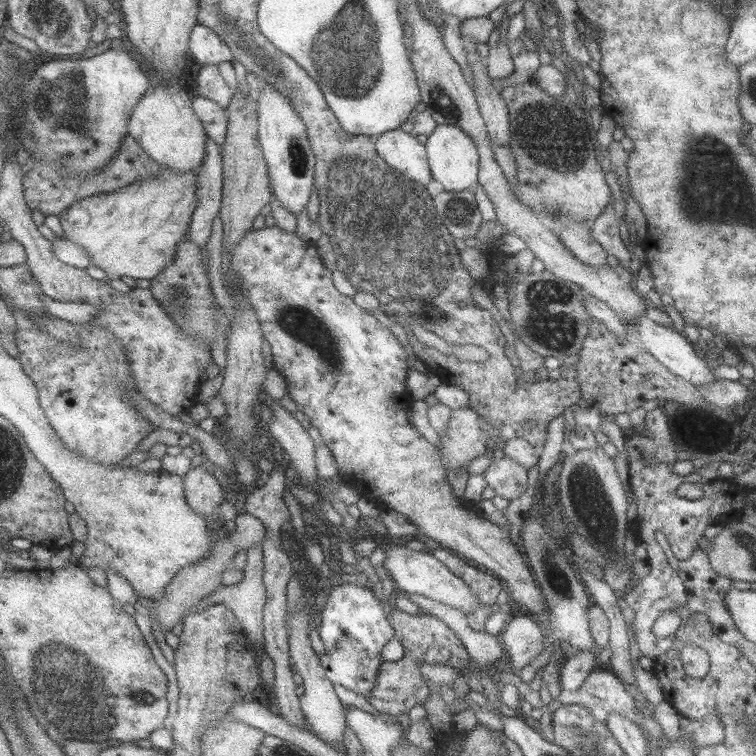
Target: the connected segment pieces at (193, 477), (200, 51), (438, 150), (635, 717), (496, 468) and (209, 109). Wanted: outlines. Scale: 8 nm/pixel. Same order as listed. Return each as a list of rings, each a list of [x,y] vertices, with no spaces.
[[[202,466],[190,469],[184,476],[187,503],[199,514],[210,519],[211,514],[225,501],[225,490]]]
[[[197,24],[191,37],[191,56],[200,64],[218,65],[234,60],[231,47],[211,27]]]
[[[438,124],[425,141],[433,180],[442,184],[447,192],[461,192],[477,184],[478,154],[473,141],[457,126]]]
[[[596,666],[593,670],[589,671],[589,674],[585,677],[585,680],[581,683],[581,686],[574,691],[560,691],[560,696],[557,701],[561,705],[581,705],[589,710],[600,707],[607,714],[617,713],[627,717],[630,721],[633,721],[639,728],[643,727],[646,733],[650,736],[651,740],[655,741],[658,745],[662,745],[665,741],[664,736],[653,718],[645,718],[634,699],[632,698],[628,687],[625,686],[613,673],[607,668]]]
[[[506,455],[491,459],[491,464],[481,474],[495,496],[505,498],[514,504],[527,489],[526,469]]]
[[[204,96],[195,97],[195,112],[202,119],[210,138],[217,144],[225,144],[230,118],[224,106]]]

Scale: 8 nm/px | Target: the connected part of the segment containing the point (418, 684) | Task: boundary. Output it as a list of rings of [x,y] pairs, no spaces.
[[[399,609],[390,611],[390,625],[404,648],[403,656],[395,662],[383,662],[374,690],[366,699],[375,710],[397,716],[408,713],[413,705],[423,705],[429,699],[429,689],[423,681],[420,666],[424,662],[441,662],[463,673],[471,674],[474,663],[470,660],[461,639],[442,619],[428,613],[409,615]]]

